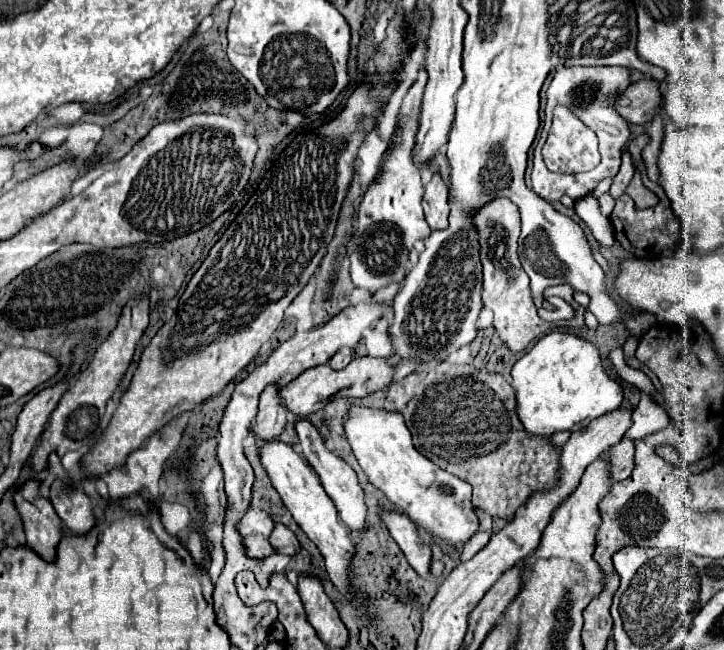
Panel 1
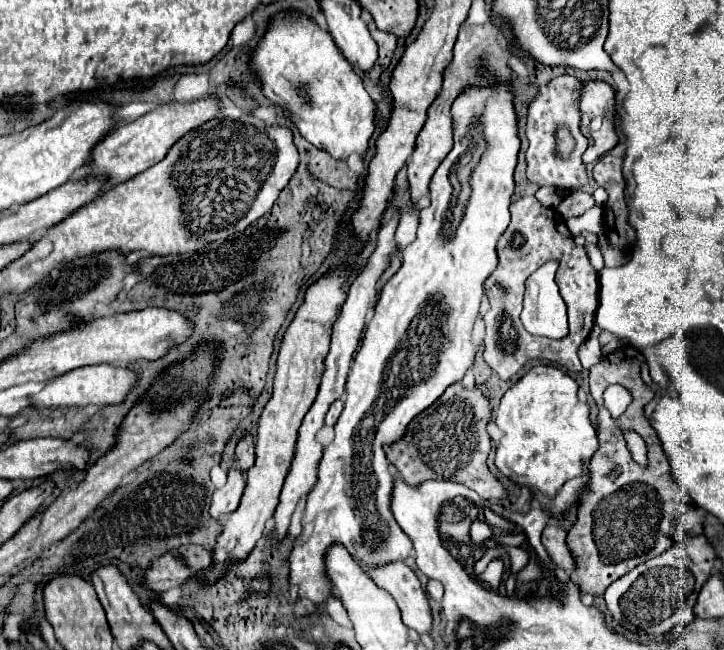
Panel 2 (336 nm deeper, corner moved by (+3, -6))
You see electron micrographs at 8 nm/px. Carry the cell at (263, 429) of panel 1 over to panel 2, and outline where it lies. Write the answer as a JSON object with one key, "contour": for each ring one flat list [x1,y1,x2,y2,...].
{"contour":[[236,465,230,467,226,485,220,487,220,489,216,489,214,495,212,495,212,505,210,505,212,517,224,519,226,515,230,515,238,507,244,489,246,489,244,471,240,467,236,467]]}

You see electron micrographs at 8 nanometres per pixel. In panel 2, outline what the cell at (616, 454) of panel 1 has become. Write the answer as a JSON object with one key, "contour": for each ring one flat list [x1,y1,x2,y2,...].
{"contour":[[548,525,542,531,542,545,548,551,550,559,558,567,562,567,564,571,572,571,574,569,574,561,572,561,572,555,568,553,564,537,566,537,566,529,562,525]]}

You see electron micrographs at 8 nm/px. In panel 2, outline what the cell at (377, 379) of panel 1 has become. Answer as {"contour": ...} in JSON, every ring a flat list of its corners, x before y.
{"contour":[[246,433,246,435,238,441,236,459,238,459,238,465,240,465,242,469,250,469,250,467,254,465,254,443,256,443,254,433]]}

